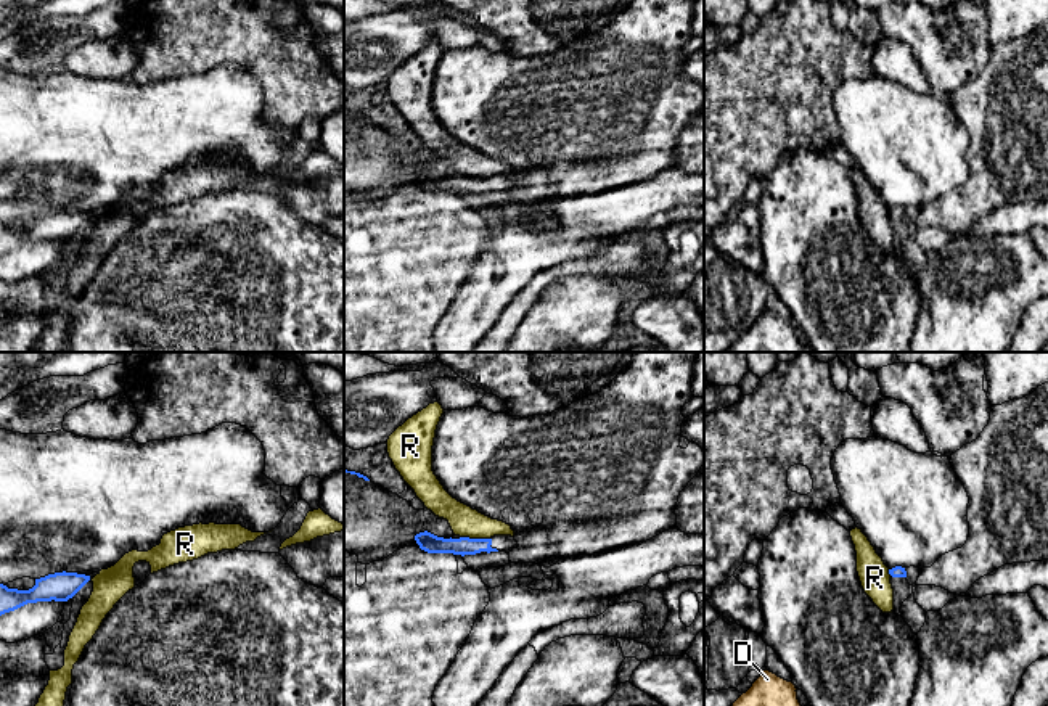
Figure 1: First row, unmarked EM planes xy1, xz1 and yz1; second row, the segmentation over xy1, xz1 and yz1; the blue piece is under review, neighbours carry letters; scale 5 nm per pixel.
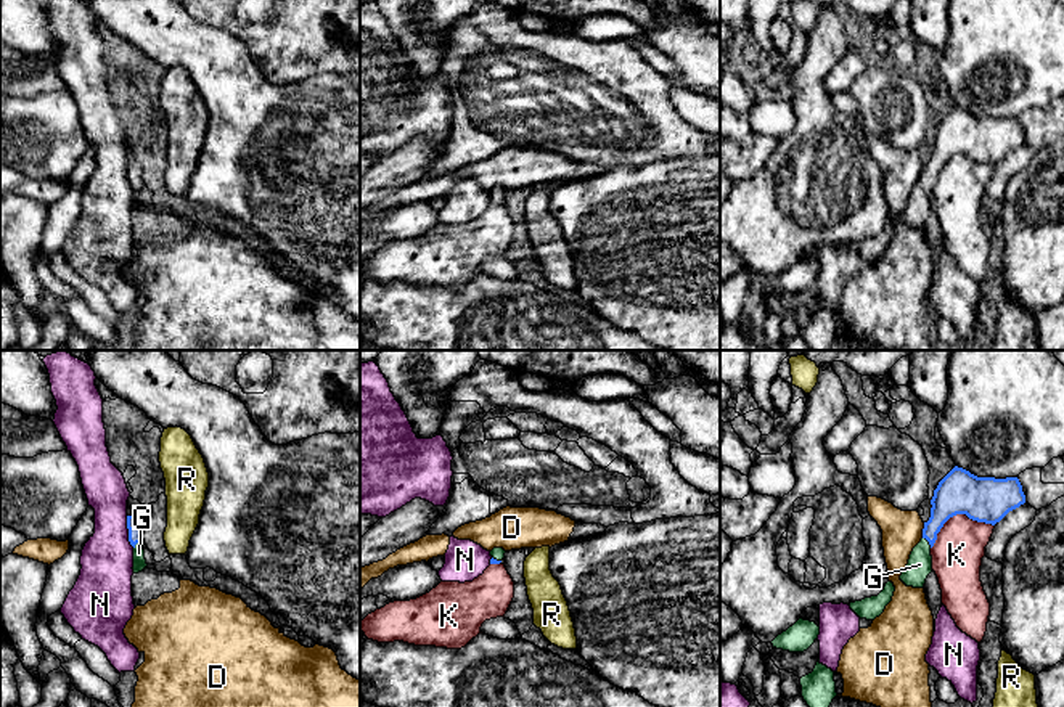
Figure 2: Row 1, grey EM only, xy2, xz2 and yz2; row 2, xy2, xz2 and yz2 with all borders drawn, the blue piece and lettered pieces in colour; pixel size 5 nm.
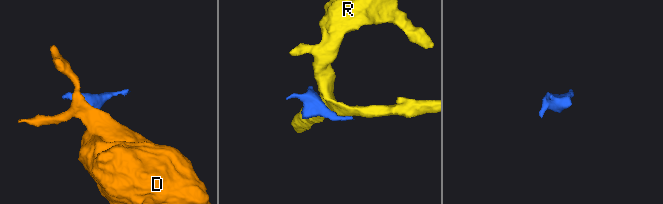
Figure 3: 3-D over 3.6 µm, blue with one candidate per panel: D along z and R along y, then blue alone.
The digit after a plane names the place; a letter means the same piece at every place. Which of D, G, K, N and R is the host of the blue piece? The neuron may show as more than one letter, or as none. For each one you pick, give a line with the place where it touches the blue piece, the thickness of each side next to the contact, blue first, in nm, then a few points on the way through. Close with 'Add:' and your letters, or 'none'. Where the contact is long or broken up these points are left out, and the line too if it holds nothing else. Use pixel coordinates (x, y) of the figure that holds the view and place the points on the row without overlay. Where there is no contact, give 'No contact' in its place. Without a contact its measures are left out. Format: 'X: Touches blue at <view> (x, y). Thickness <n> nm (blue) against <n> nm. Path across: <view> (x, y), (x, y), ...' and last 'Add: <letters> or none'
G: Touches blue at yz2 (928, 180). Thickness 180 nm (blue) against 130 nm. Path across: yz2 (952, 137), (941, 151), (928, 180), (921, 192), (920, 204)
Add: G

